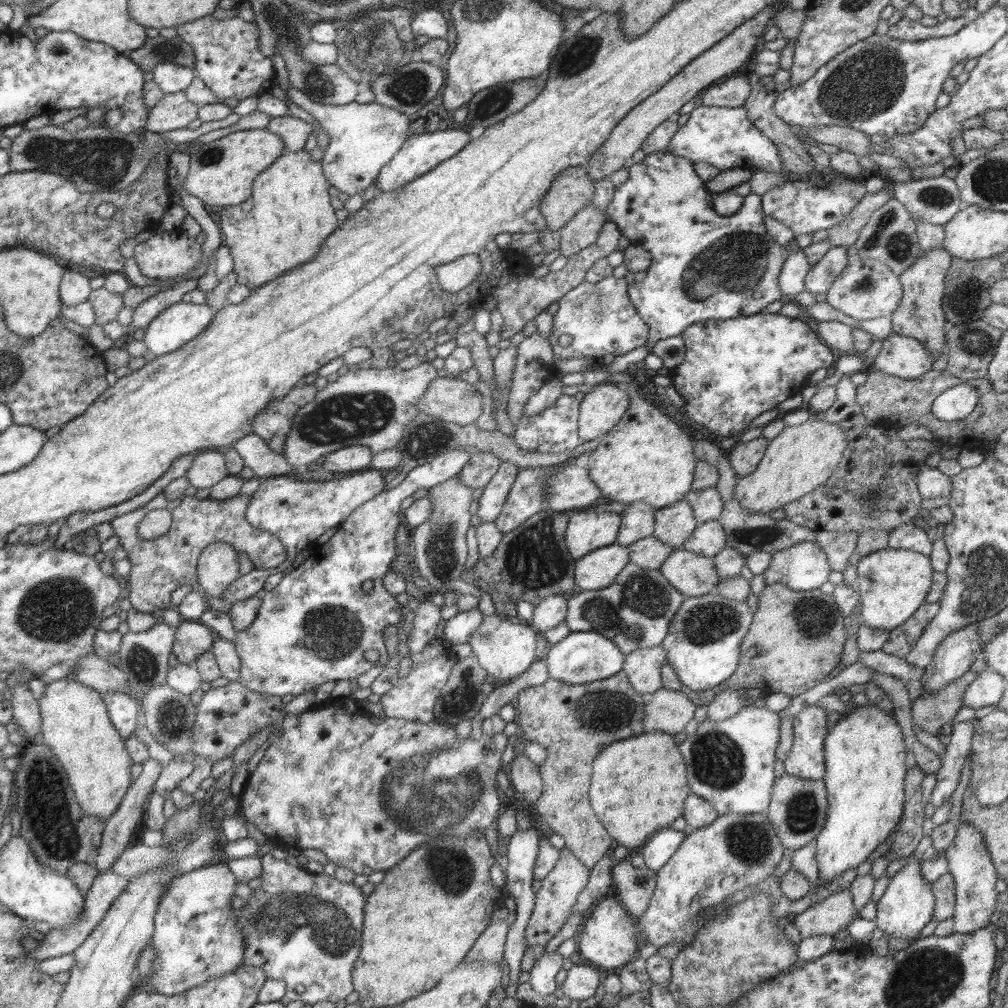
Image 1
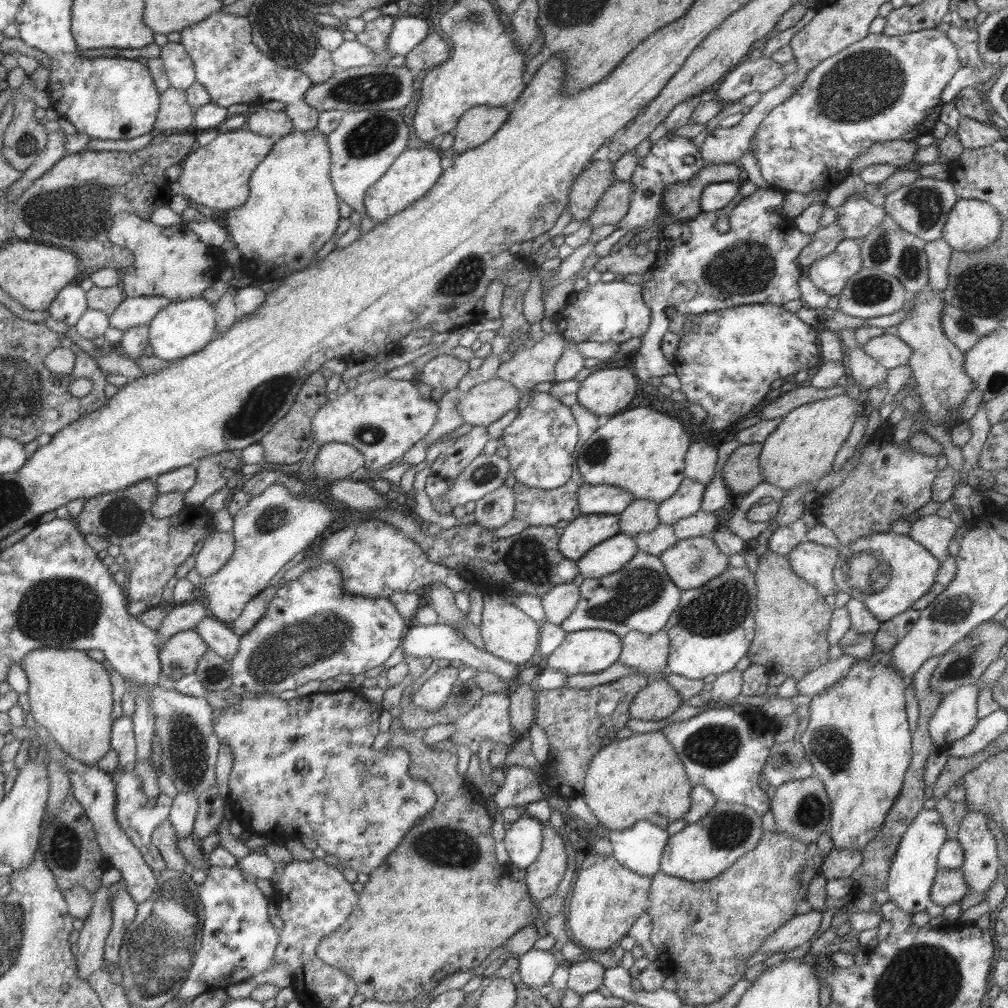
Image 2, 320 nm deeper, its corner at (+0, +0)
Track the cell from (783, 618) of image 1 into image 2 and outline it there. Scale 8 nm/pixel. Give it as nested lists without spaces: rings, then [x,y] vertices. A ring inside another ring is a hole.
[[[768,548],[758,557],[754,581],[757,614],[754,637],[746,650],[746,656],[751,663],[764,666],[771,674],[782,673],[797,682],[828,661],[829,643],[826,634],[833,608],[825,603],[825,598],[817,593],[814,586],[793,572],[786,556],[775,554]]]

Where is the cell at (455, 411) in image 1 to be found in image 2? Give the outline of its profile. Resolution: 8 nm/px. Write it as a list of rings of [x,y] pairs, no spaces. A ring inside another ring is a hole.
[[[494,377],[471,387],[467,395],[455,403],[456,411],[465,424],[486,427],[508,411],[517,410],[521,395],[509,382]]]

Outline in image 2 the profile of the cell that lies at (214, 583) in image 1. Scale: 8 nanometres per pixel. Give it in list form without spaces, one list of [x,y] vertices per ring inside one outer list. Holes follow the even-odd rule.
[[[215,531],[207,533],[203,545],[195,555],[197,574],[203,579],[215,574],[225,561],[231,556],[234,545],[232,531]]]

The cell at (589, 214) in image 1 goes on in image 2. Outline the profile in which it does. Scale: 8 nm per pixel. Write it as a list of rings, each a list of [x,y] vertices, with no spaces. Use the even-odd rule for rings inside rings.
[[[631,181],[614,182],[598,198],[593,212],[588,215],[584,222],[589,223],[592,228],[603,225],[616,225],[627,212],[631,193]]]

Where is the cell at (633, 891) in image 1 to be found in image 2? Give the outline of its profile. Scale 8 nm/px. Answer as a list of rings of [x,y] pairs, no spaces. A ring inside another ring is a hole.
[[[765,830],[757,846],[747,854],[741,854],[739,860],[717,878],[693,882],[667,874],[651,876],[647,912],[652,928],[648,942],[659,952],[658,967],[677,981],[674,993],[682,1002],[688,1005],[715,1002],[743,978],[749,958],[757,955],[763,940],[796,915],[797,904],[805,899],[807,886],[821,866],[816,842],[803,844],[789,838],[787,834]]]

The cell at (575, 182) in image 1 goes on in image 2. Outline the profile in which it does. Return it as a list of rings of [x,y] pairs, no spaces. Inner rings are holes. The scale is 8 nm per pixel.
[[[591,160],[570,186],[568,209],[571,220],[584,222],[597,204],[598,198],[615,182],[614,163]]]

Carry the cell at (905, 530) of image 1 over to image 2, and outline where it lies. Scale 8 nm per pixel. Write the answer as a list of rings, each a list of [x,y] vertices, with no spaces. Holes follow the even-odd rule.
[[[935,514],[920,516],[910,523],[907,536],[918,542],[923,548],[929,551],[940,563],[947,558],[947,546],[958,533],[956,526],[948,518]]]

